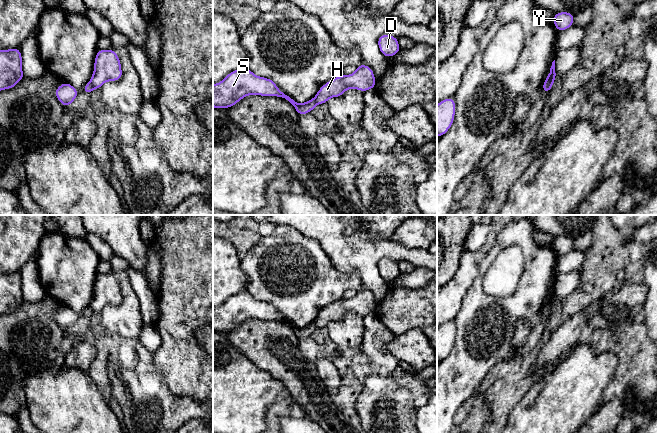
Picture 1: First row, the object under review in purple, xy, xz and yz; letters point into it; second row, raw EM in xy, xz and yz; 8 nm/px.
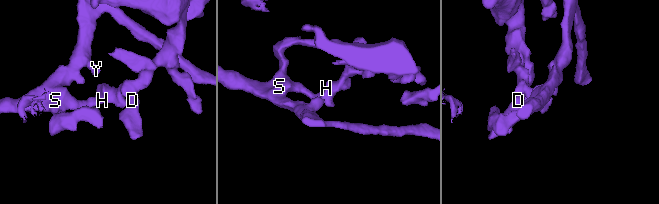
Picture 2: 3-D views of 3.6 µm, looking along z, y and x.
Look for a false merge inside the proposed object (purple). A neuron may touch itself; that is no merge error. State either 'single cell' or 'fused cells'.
fused cells

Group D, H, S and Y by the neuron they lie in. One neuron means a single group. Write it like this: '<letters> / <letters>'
D H / S Y

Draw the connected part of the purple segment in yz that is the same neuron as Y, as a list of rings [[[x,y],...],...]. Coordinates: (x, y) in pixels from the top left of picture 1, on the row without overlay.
[[[558,236],[554,238],[553,247],[557,255],[564,255],[573,250],[575,239],[569,236]]]

